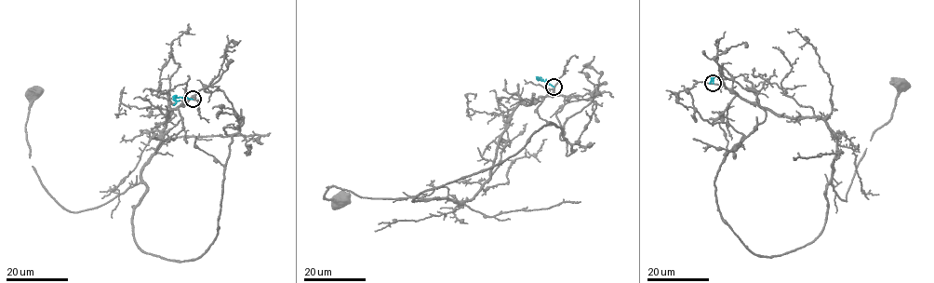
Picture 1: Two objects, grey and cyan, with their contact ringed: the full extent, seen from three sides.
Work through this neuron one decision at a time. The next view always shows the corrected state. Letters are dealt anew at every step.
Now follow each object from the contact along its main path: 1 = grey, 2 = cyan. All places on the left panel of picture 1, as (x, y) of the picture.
1: (192, 99), (166, 114), (162, 145), (139, 182), (77, 212), (60, 207), (33, 166), (25, 131), (33, 95)
2: (192, 99), (177, 97), (173, 104)

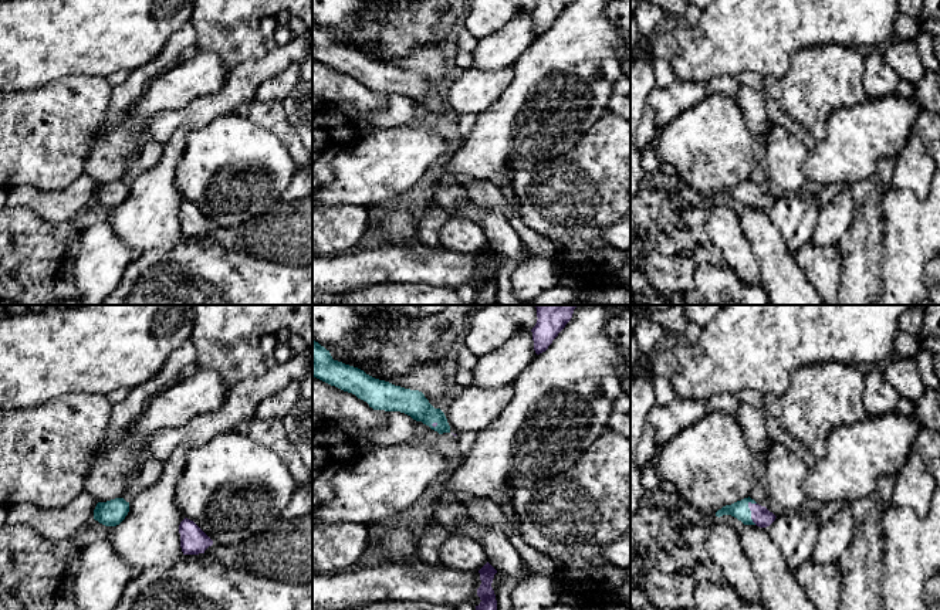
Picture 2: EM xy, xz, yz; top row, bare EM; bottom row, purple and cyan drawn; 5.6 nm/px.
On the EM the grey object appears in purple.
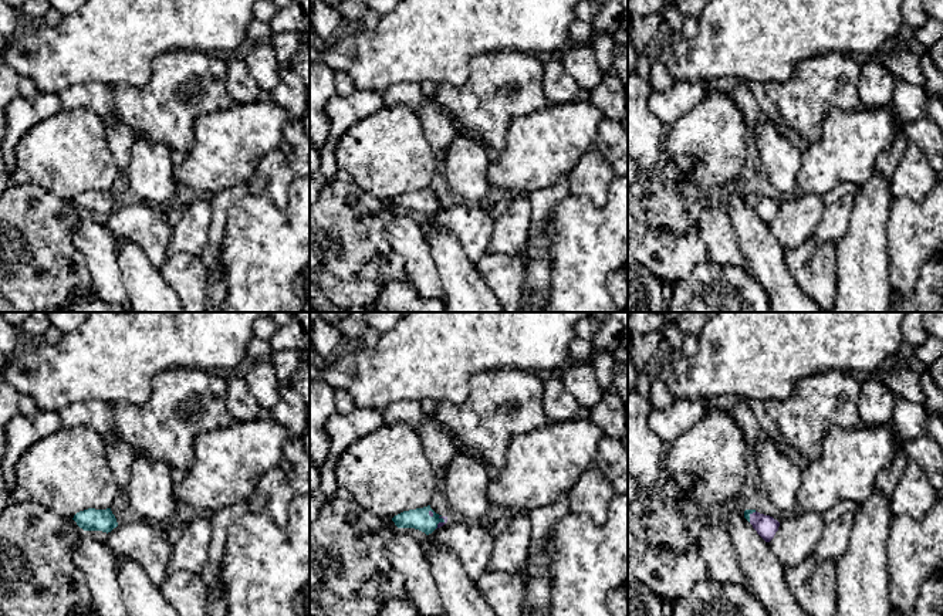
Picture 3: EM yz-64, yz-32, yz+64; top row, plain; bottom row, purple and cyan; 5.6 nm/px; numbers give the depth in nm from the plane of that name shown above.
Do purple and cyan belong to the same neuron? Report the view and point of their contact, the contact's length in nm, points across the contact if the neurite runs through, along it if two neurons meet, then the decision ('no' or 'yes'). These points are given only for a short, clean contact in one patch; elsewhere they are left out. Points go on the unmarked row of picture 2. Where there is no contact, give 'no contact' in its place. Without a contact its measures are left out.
contact yz (751, 195); length 140 nm; way yz (761, 199), (751, 195), (739, 192); yes

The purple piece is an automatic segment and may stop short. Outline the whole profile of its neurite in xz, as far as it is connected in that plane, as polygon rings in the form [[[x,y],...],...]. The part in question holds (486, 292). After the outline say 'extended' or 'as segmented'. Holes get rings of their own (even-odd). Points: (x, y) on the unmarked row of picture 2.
[[[487,244],[479,253],[479,255],[481,267],[477,271],[477,278],[481,284],[479,288],[476,288],[474,305],[494,305],[497,295],[497,282],[491,265],[497,253]]] | as segmented

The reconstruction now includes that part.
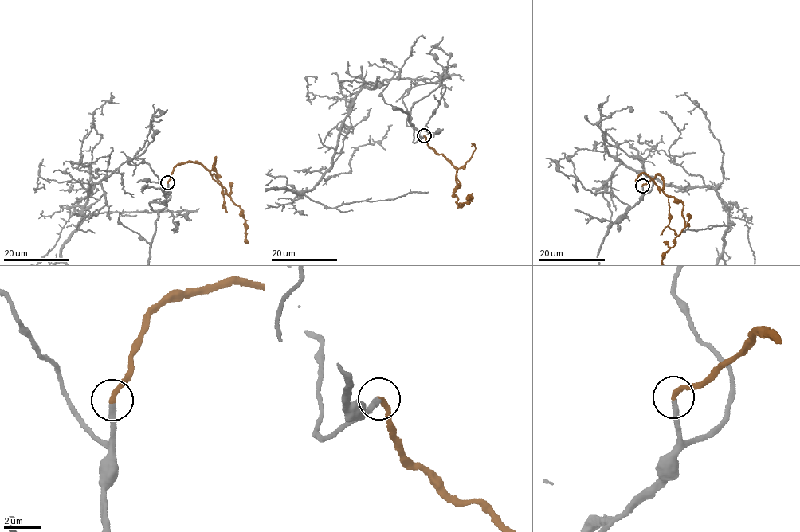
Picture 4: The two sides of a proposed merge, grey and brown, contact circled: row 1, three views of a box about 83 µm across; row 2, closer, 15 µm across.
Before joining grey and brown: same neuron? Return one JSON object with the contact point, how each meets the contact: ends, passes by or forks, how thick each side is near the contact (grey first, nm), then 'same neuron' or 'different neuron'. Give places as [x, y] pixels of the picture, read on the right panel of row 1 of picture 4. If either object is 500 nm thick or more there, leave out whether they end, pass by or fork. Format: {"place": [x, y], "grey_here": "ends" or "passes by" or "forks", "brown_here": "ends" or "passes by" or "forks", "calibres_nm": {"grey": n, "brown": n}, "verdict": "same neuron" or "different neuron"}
{"place": [642, 185], "grey_here": "ends", "brown_here": "ends", "calibres_nm": {"grey": 280, "brown": 280}, "verdict": "same neuron"}

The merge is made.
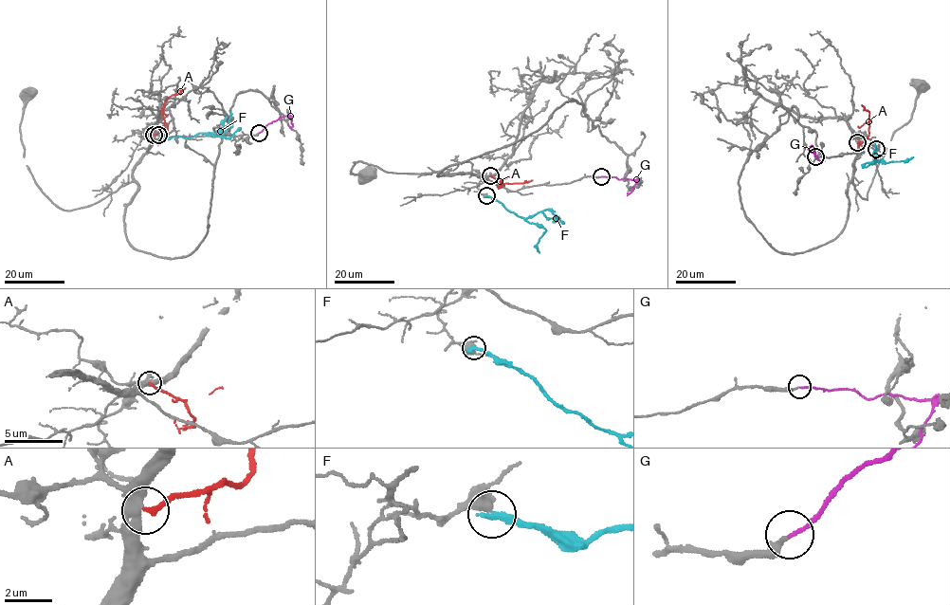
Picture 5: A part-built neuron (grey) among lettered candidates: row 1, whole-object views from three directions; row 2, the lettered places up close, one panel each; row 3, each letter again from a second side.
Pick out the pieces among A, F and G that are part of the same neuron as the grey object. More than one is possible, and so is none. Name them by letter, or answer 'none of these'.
G

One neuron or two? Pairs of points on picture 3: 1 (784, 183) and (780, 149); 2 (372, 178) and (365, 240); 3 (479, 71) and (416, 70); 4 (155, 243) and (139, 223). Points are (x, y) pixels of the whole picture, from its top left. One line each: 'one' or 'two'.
1: one
2: two
3: two
4: one

